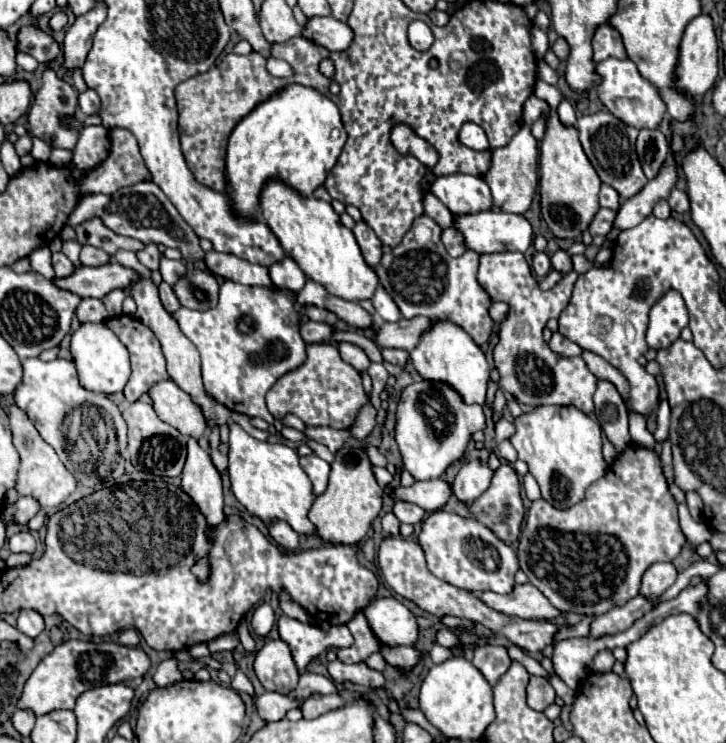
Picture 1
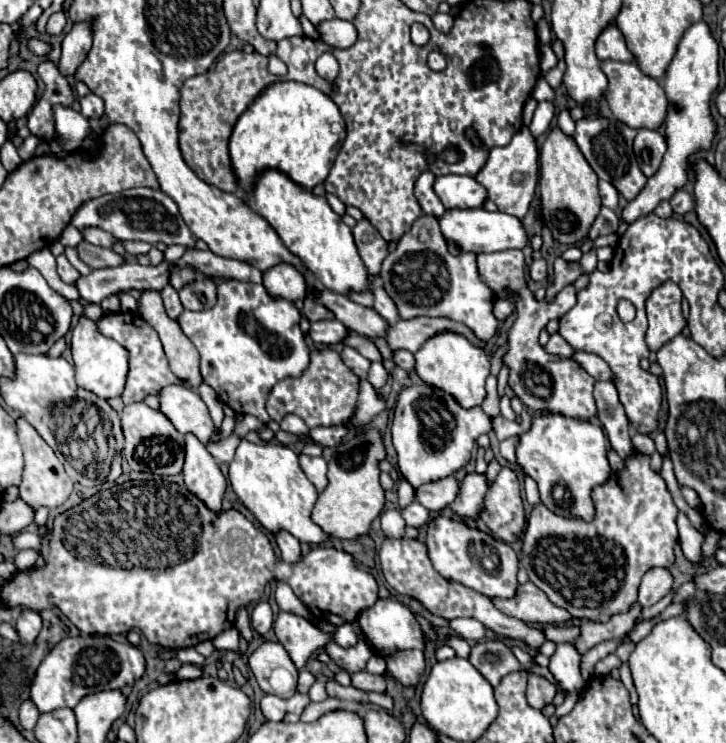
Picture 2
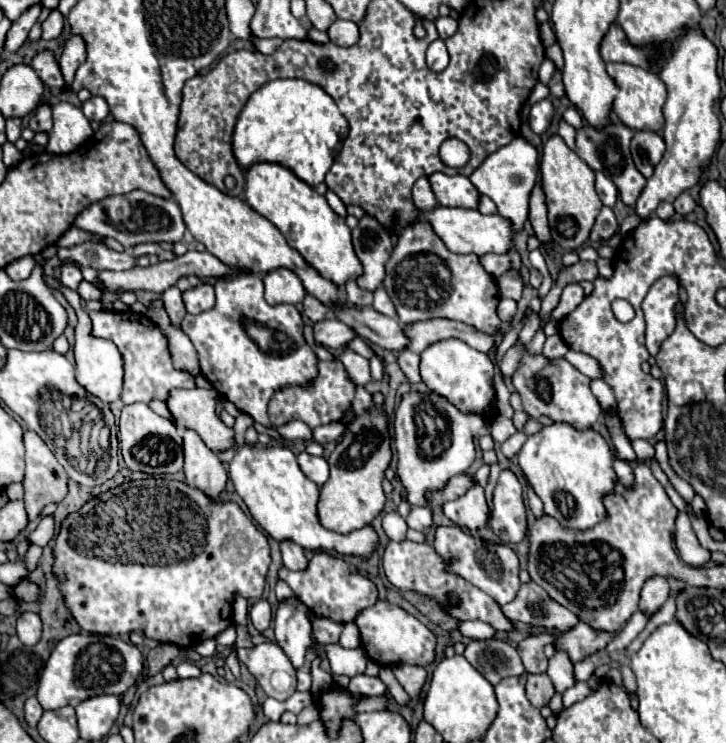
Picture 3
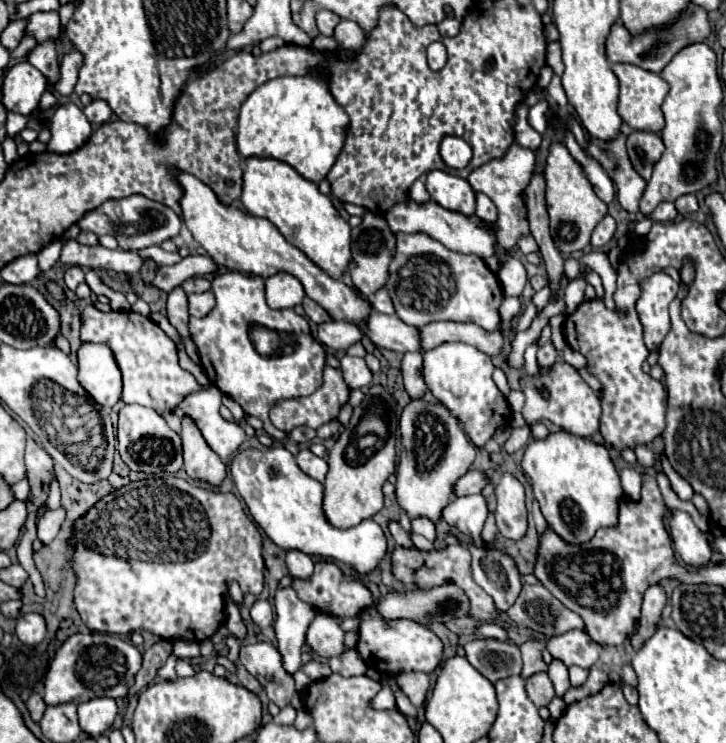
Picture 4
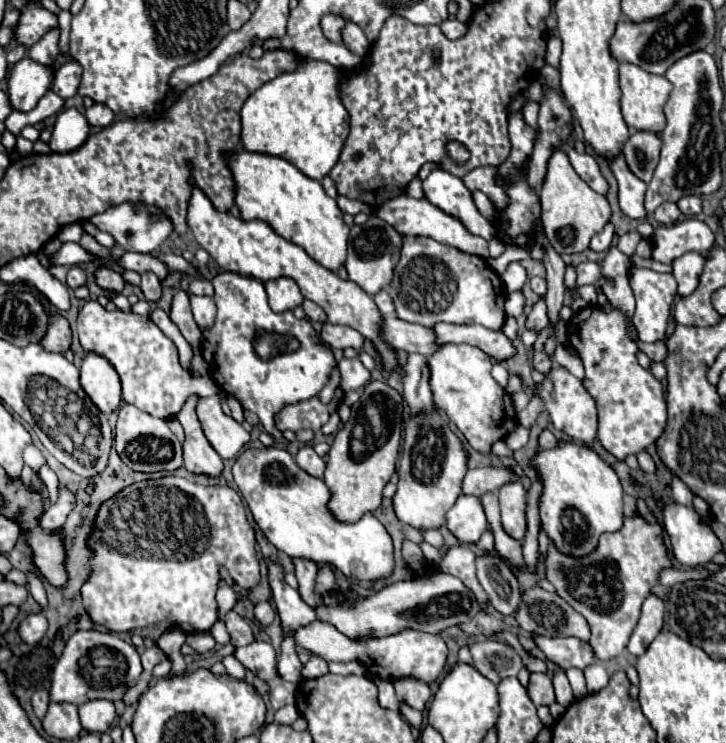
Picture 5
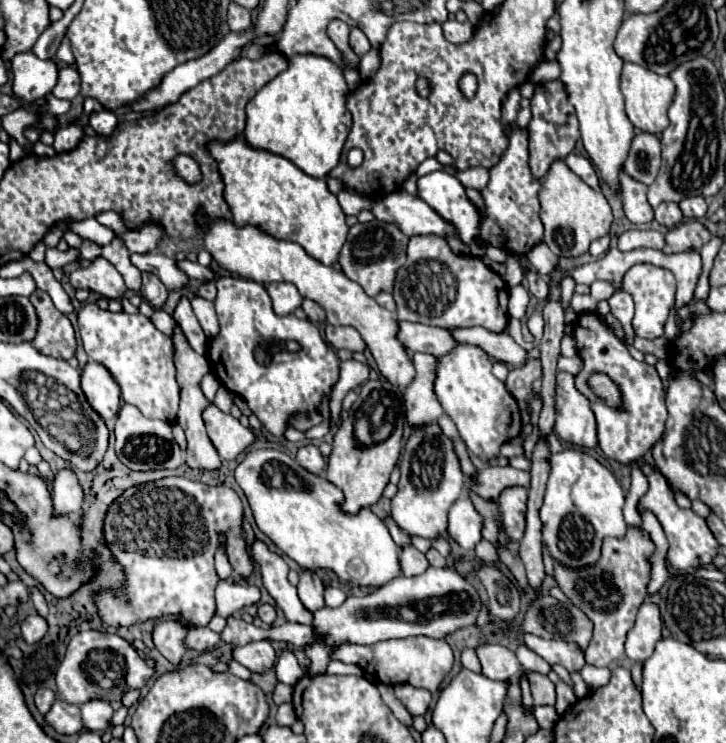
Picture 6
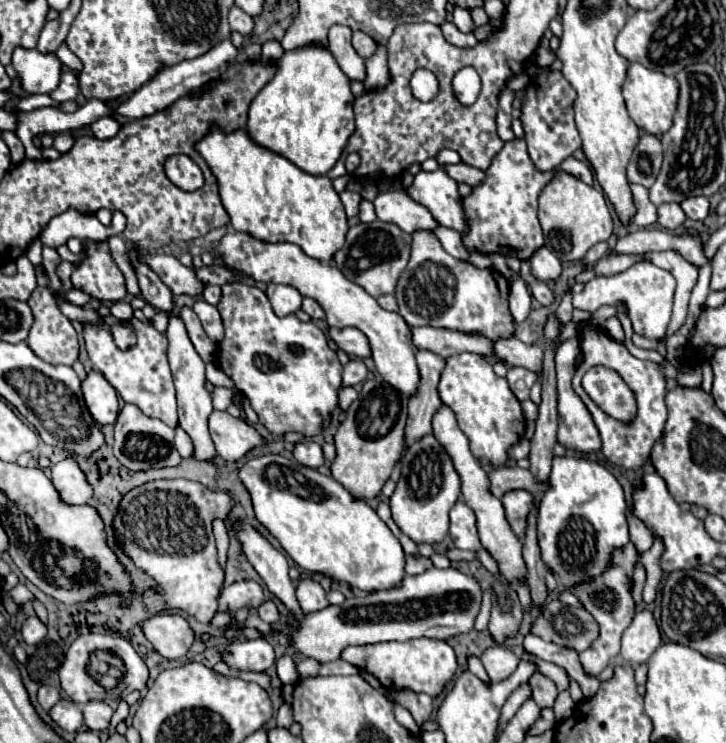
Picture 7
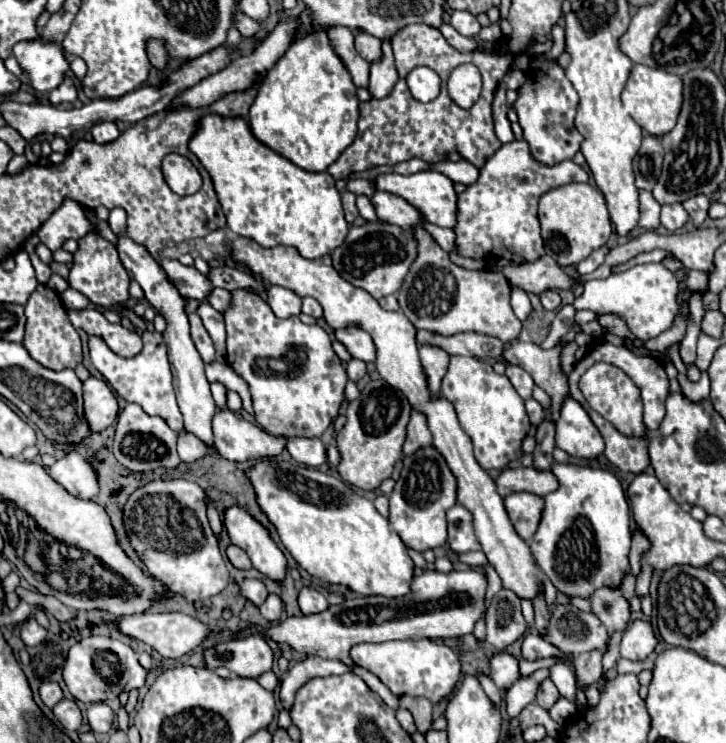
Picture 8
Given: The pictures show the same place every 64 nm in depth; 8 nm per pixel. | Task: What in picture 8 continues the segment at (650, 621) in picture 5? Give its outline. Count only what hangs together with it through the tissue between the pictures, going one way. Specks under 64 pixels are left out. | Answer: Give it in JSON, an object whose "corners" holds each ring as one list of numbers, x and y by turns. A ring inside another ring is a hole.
{"corners":[[634,620,626,628,620,644,620,656,628,660,644,660,648,658,656,648,656,638,652,632,650,622]]}

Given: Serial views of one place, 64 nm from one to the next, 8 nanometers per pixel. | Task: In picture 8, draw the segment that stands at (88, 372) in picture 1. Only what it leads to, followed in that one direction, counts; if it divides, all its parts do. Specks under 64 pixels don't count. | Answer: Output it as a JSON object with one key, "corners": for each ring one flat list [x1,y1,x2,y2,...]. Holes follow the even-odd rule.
{"corners":[[90,376,86,382,84,382,84,418,88,420,88,426,90,426,90,432,100,432,100,430,106,430,110,424,114,424,118,416,118,402,116,402,116,396,112,394,110,386,94,376]]}

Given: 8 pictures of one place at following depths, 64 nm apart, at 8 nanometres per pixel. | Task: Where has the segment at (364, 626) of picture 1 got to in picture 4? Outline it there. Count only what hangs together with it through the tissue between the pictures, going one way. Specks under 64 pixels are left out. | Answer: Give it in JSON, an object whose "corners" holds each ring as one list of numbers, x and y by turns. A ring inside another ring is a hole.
{"corners":[[346,650,342,656,330,658,328,666,332,668,332,672,342,674,342,676,366,674,366,664,364,664,364,660,360,658,360,654,356,650]]}

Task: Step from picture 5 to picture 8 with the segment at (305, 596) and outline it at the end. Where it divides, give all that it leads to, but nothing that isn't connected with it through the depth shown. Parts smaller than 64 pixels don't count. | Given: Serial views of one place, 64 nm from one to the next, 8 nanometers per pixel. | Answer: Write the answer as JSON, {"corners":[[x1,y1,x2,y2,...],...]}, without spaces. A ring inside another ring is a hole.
{"corners":[[302,588,300,596,298,596,298,604,302,614,316,614,316,612,324,612,328,610,328,600,322,592,314,590,314,588]]}

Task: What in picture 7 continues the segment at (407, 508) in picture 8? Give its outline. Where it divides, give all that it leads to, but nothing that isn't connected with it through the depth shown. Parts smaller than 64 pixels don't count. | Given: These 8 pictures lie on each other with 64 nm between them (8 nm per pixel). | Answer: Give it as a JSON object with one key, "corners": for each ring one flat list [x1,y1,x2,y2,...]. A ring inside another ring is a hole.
{"corners":[[428,434,412,444,402,454,402,478,390,498,390,510,396,526,416,544,438,544,448,536,448,512,460,496,460,476,456,474,450,456]]}

